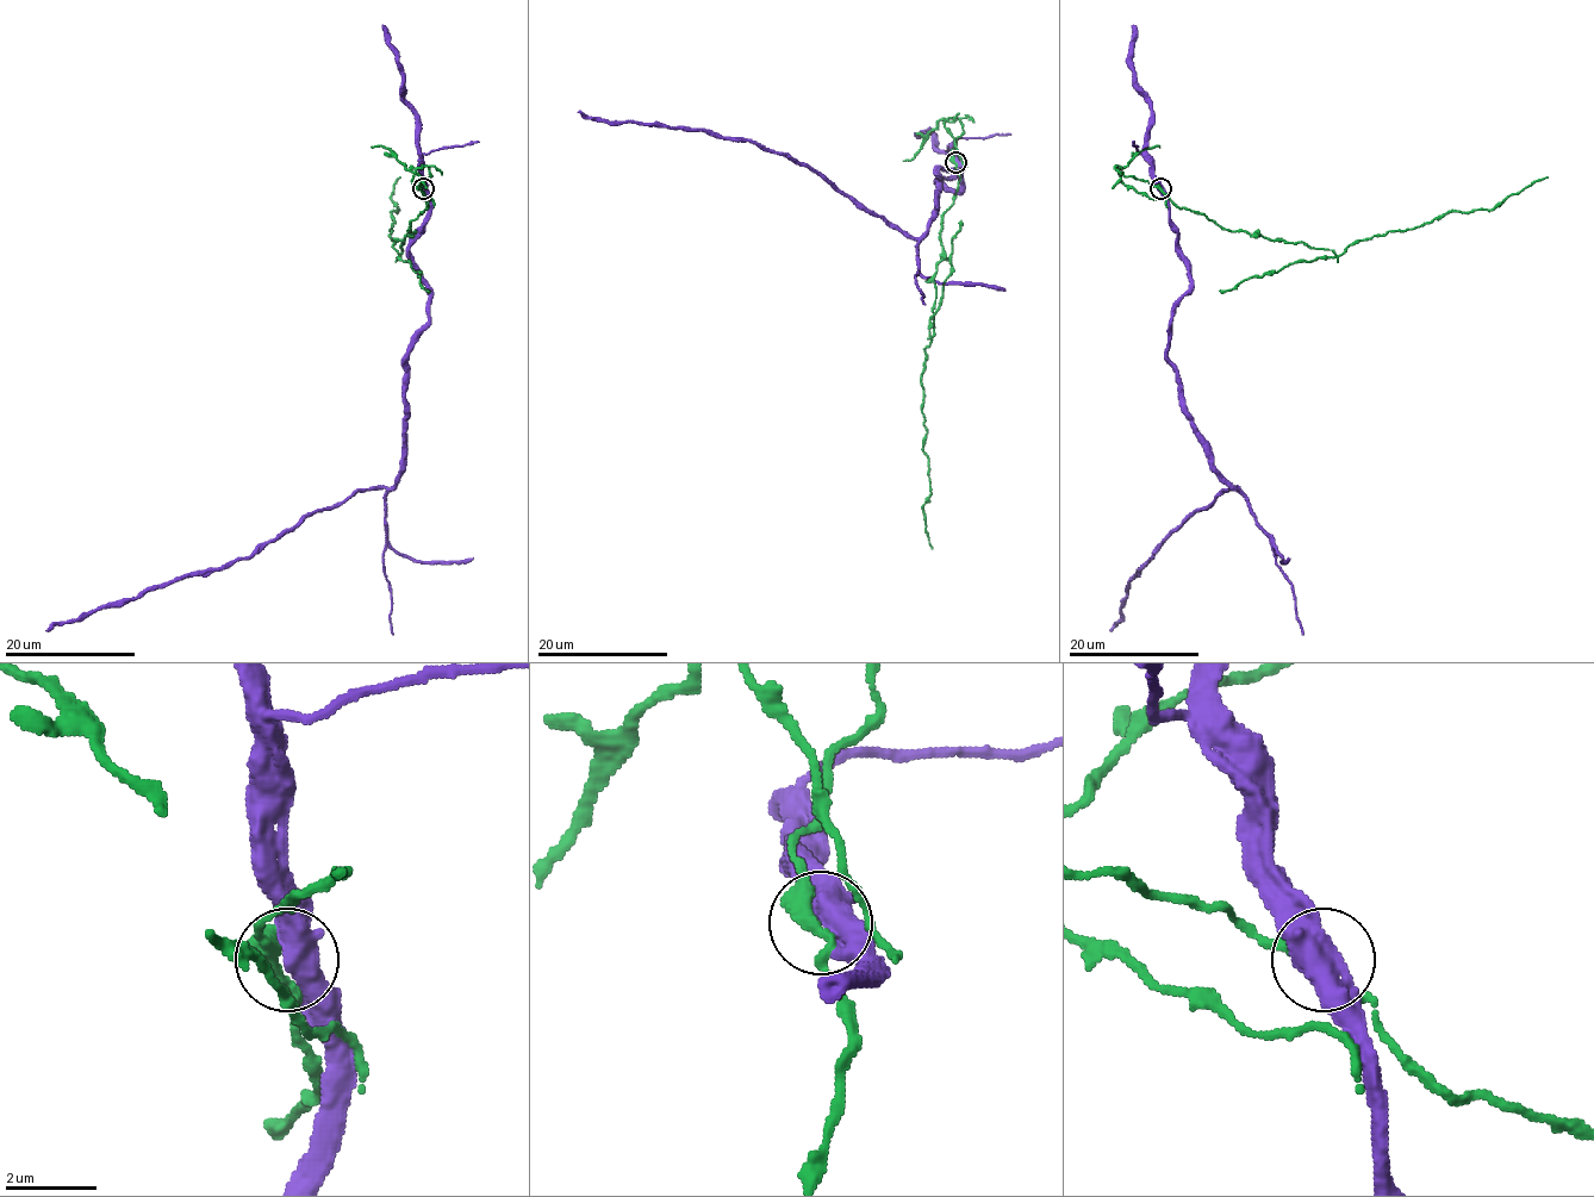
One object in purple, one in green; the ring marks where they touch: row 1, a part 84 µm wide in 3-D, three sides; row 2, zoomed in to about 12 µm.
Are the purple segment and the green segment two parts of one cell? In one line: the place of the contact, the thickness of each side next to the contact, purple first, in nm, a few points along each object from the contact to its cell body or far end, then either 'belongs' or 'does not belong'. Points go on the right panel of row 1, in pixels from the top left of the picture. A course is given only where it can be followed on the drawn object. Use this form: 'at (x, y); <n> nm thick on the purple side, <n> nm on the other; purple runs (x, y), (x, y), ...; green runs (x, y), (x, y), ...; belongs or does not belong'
at (1160, 188); 550 nm thick on the purple side, 360 nm on the other; purple runs (1160, 188), (1190, 285), (1175, 307), (1168, 356), (1178, 405), (1236, 487), (1195, 512), (1129, 579), (1110, 630); green runs (1160, 189), (1225, 229), (1339, 255), (1349, 245), (1430, 224), (1452, 211), (1495, 209), (1546, 176); does not belong

